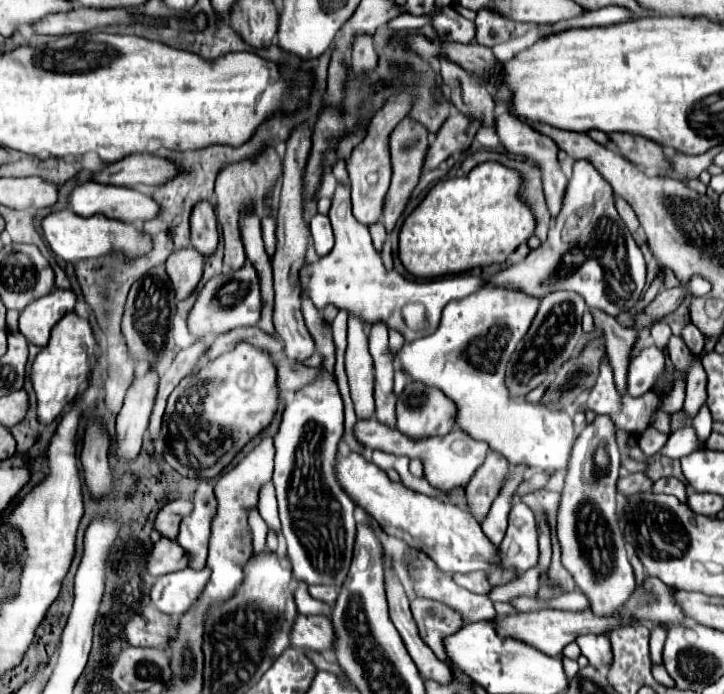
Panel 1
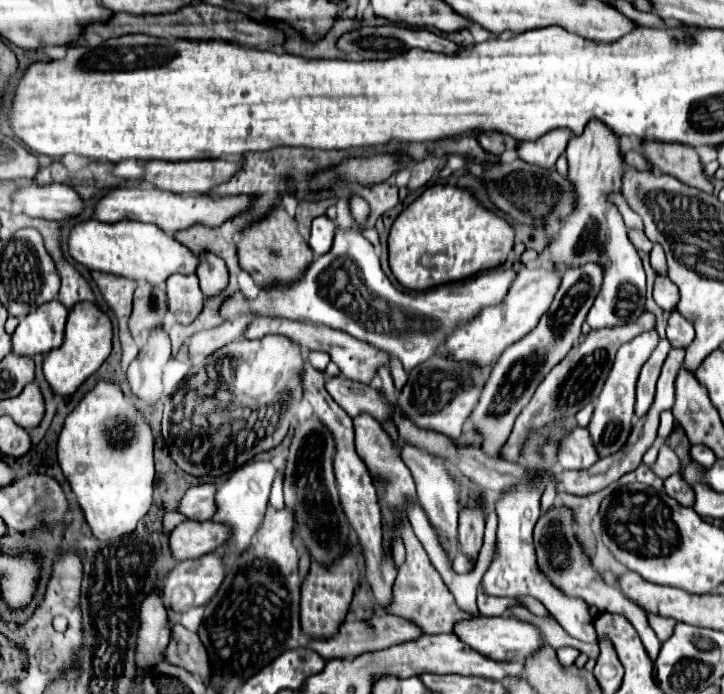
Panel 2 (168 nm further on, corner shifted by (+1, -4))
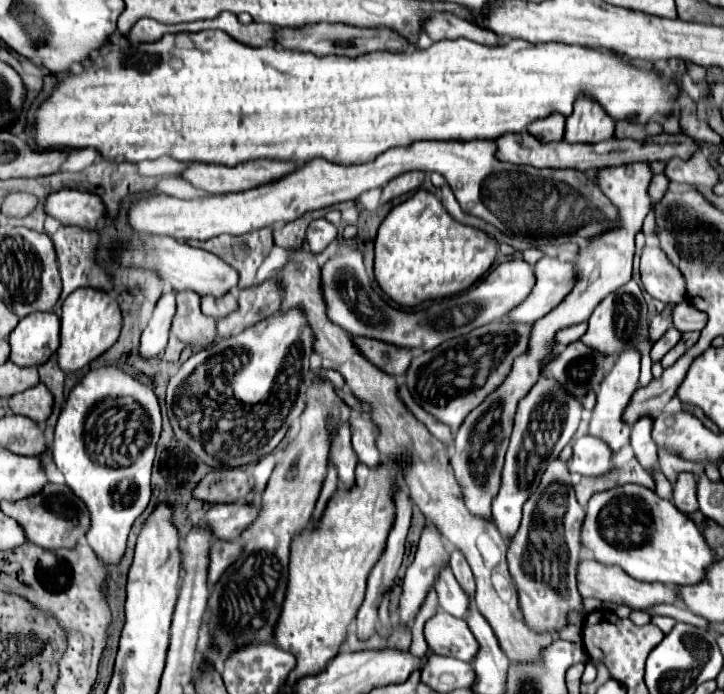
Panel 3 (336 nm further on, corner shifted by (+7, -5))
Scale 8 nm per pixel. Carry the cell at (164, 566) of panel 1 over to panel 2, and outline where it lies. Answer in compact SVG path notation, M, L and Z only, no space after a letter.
M190 520L176 526L170 534L170 548L178 560L198 558L218 550L230 540L230 526L214 520Z

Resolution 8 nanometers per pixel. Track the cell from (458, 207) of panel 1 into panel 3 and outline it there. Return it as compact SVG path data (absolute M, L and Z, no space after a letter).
M416 191L410 199L394 207L388 217L382 221L376 235L376 259L374 259L374 275L380 287L400 305L418 305L426 299L448 297L468 289L476 279L480 279L494 263L498 255L498 245L490 245L492 239L470 225L462 225L450 217L440 199L430 191Z

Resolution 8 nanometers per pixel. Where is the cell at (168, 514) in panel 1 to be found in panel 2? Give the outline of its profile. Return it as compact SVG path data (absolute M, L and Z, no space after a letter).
M198 484L198 486L192 486L182 502L180 502L180 512L188 518L196 518L196 520L210 520L214 516L214 512L218 510L216 508L216 502L214 502L214 496L216 496L216 484Z

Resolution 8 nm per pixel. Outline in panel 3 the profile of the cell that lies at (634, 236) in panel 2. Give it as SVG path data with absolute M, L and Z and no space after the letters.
M656 235L646 237L640 255L640 275L644 289L654 299L672 305L684 301L684 279L664 255Z

